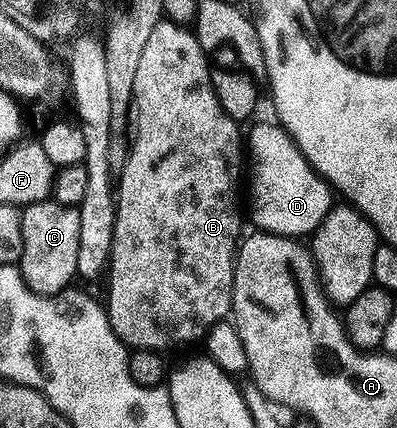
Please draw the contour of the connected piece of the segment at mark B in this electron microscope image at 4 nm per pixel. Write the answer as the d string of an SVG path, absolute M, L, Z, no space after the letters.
M162 21L159 25L155 25L155 33L151 33L151 38L147 40L147 49L143 49L143 58L139 61L139 74L135 77L135 97L133 98L133 109L131 112L131 142L125 157L125 165L120 168L119 171L119 186L115 191L117 220L115 221L113 251L109 258L107 270L107 280L109 279L109 303L107 302L109 324L113 332L121 338L121 342L133 351L159 351L169 353L172 347L185 347L188 343L197 342L197 344L200 344L202 340L208 336L209 331L215 329L215 325L226 322L233 313L233 286L235 285L235 273L237 272L237 253L239 244L243 239L243 234L241 235L241 159L243 163L243 131L234 119L227 117L223 105L219 105L219 97L213 88L215 75L214 72L209 72L209 59L210 56L199 45L196 34L194 34L188 26Z

